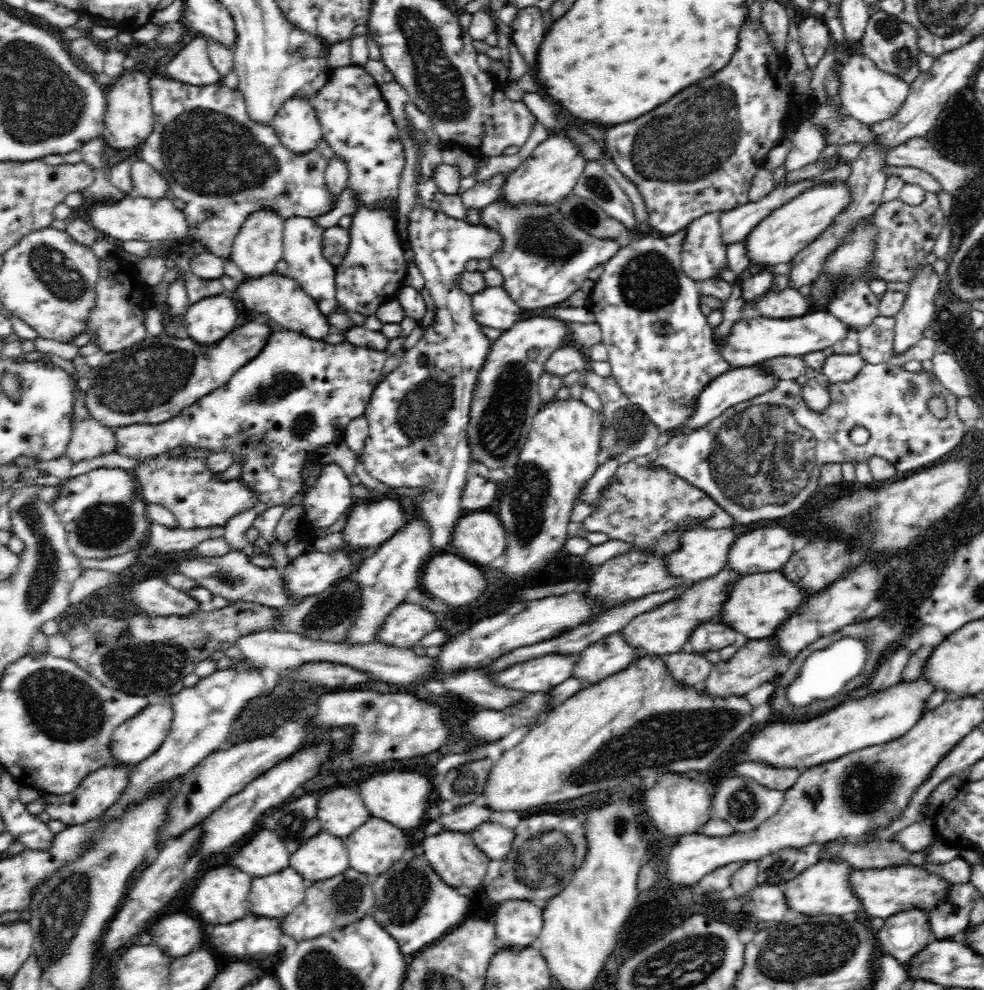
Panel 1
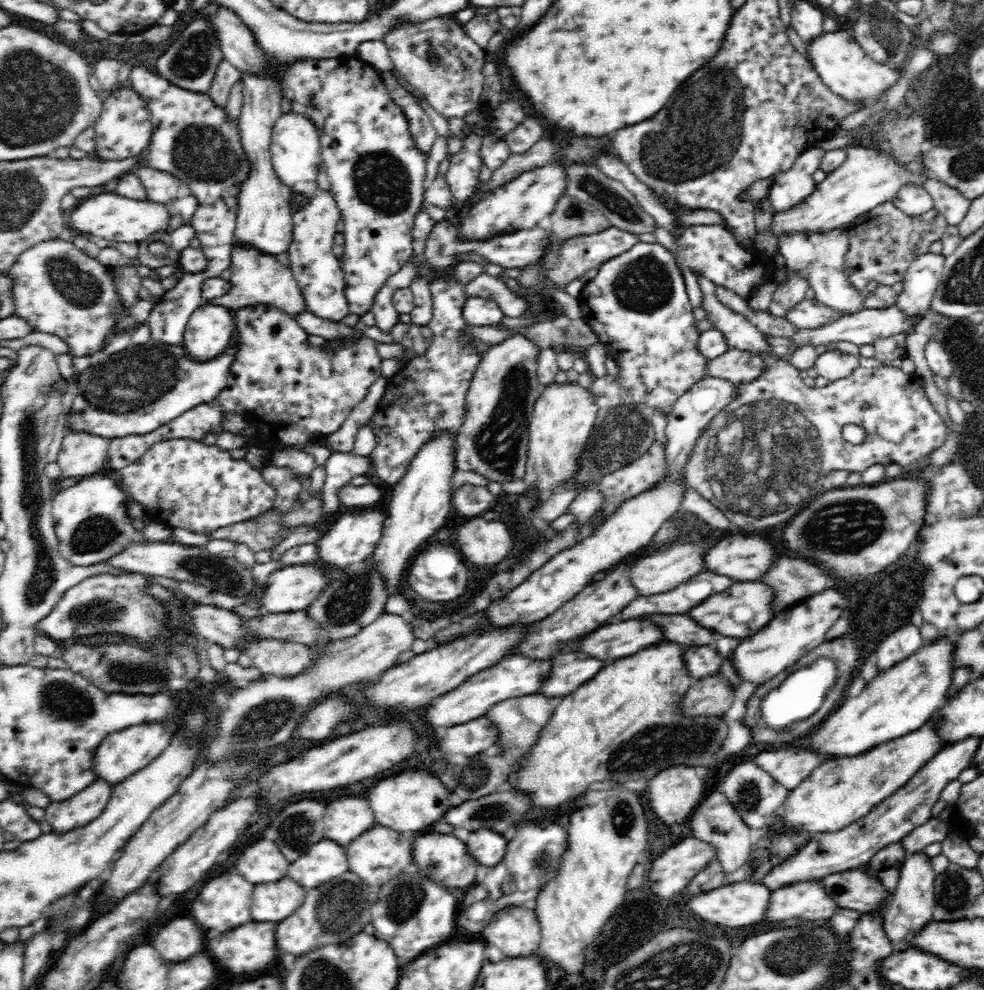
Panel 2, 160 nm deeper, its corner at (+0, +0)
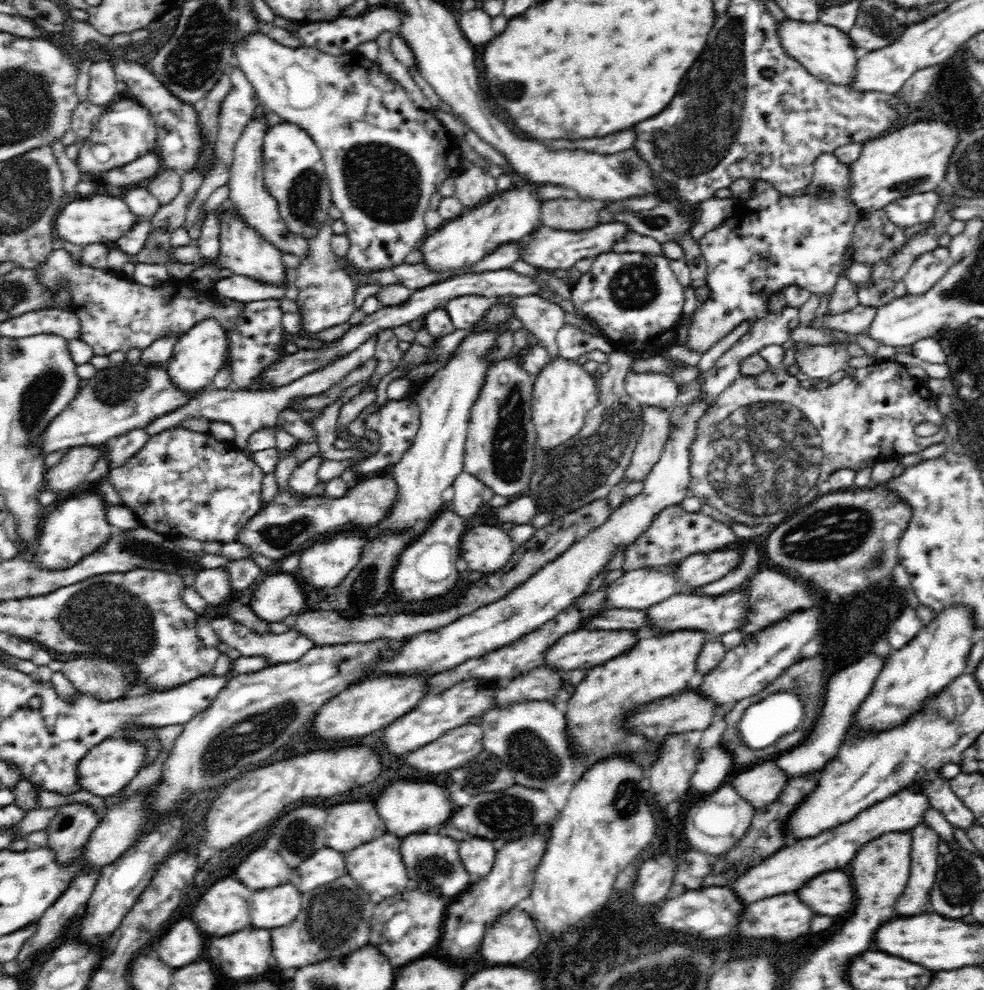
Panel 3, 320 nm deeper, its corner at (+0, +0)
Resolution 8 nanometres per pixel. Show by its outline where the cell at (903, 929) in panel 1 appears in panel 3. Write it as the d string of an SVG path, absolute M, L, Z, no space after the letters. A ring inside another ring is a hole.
M924 820L909 833L912 835L911 871L898 908L902 917L915 916L918 908L926 902L938 869L936 858L941 844L939 834Z

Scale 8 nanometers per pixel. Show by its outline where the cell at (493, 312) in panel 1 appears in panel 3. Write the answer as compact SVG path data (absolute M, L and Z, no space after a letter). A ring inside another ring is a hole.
M462 295L449 300L444 309L457 329L468 330L484 316L484 312L488 312L488 306L493 301L493 298L482 295Z

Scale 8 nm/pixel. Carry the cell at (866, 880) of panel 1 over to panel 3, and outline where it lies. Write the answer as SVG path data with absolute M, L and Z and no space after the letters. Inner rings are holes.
M846 869L820 872L818 876L814 876L812 880L806 882L802 888L794 890L794 895L796 895L804 905L808 905L814 915L824 915L833 918L845 915L847 911L854 909L854 900L856 900L857 893L856 889L852 888L852 880L848 877L849 874Z

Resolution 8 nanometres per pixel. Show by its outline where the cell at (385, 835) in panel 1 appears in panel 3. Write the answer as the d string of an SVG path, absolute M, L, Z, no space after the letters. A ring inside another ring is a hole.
M392 833L383 834L372 842L362 844L345 855L345 869L354 879L354 883L369 895L379 894L383 899L394 896L405 890L408 874L402 855L400 855L401 837Z

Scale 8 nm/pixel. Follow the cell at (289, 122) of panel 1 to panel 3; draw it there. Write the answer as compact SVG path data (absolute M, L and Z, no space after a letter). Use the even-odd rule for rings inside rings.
M279 123L270 127L264 136L262 161L264 189L278 201L278 215L288 231L306 240L322 232L332 222L328 209L333 202L323 158L314 139L294 123Z

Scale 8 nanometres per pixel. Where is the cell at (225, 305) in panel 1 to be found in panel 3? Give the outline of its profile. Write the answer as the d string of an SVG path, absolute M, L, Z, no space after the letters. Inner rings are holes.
M206 319L186 331L174 344L172 356L165 367L172 385L180 393L188 394L188 398L206 391L216 374L229 360L228 342L226 331L214 319Z

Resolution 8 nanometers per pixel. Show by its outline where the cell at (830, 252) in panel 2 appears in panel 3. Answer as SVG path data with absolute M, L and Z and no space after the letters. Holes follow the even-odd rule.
M833 153L820 154L814 161L814 176L810 190L803 195L783 195L769 182L752 180L752 190L746 204L740 204L737 211L712 228L700 240L701 255L706 259L706 286L710 294L704 302L699 302L686 324L687 334L683 344L688 351L696 351L703 356L722 338L733 332L743 323L751 326L771 313L770 297L782 292L786 287L796 285L806 288L816 295L833 293L837 278L841 275L841 264L845 252L852 246L854 227L866 212L859 210L849 194L853 187L851 182L851 165L840 162ZM818 184L829 184L833 195L822 199L816 193Z

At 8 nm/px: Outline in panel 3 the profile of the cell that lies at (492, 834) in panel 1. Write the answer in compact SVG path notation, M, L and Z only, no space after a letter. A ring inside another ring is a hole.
M470 838L459 842L459 855L464 869L470 876L485 877L493 867L496 850L494 841L485 838Z

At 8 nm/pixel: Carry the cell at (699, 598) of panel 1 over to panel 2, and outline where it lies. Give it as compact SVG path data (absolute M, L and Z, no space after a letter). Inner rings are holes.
M628 619L608 622L596 630L580 637L574 651L586 653L592 659L605 663L636 654L656 642L664 635L660 627L648 619Z

